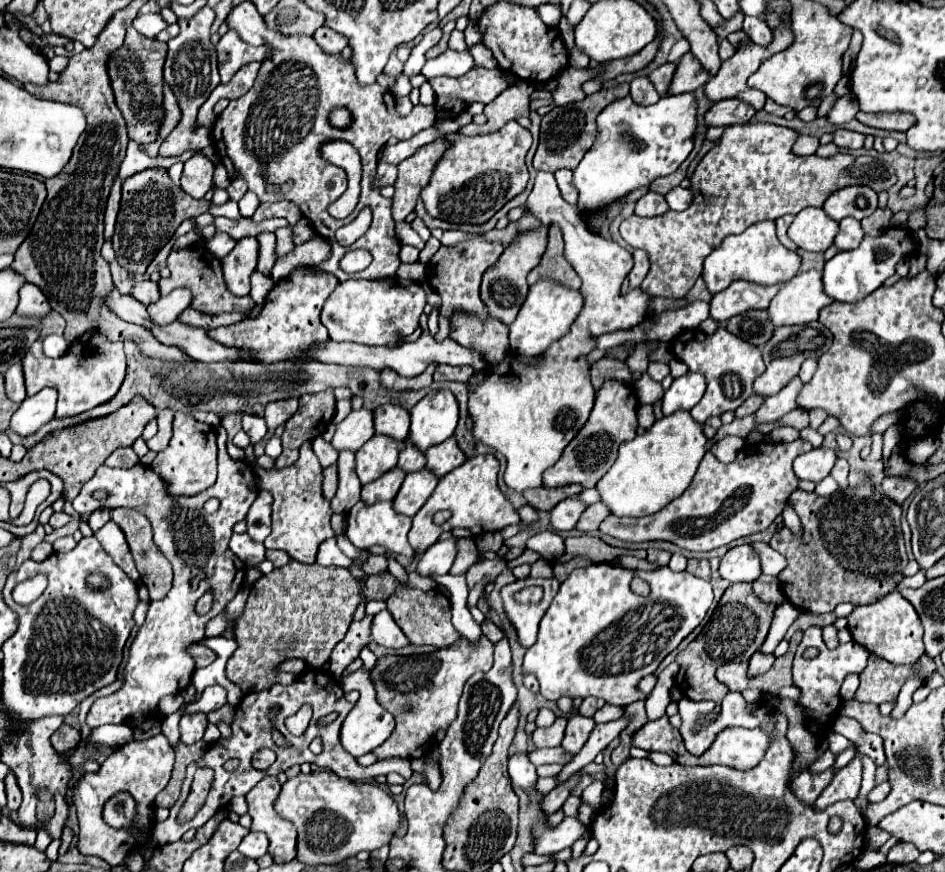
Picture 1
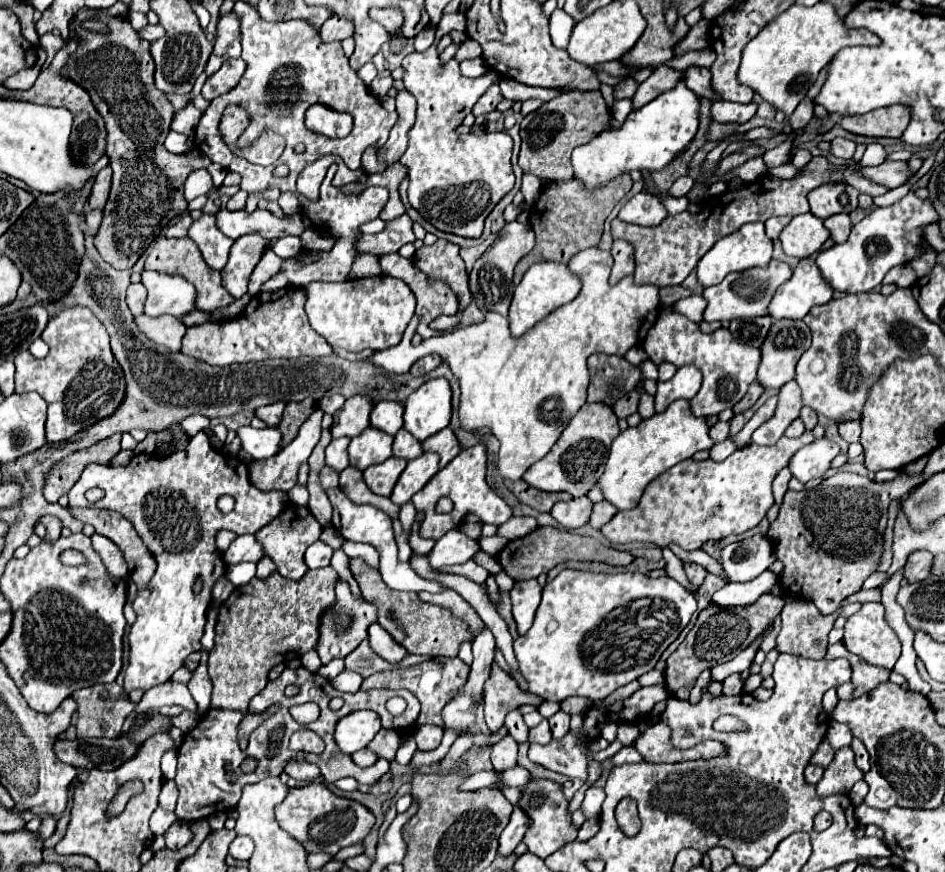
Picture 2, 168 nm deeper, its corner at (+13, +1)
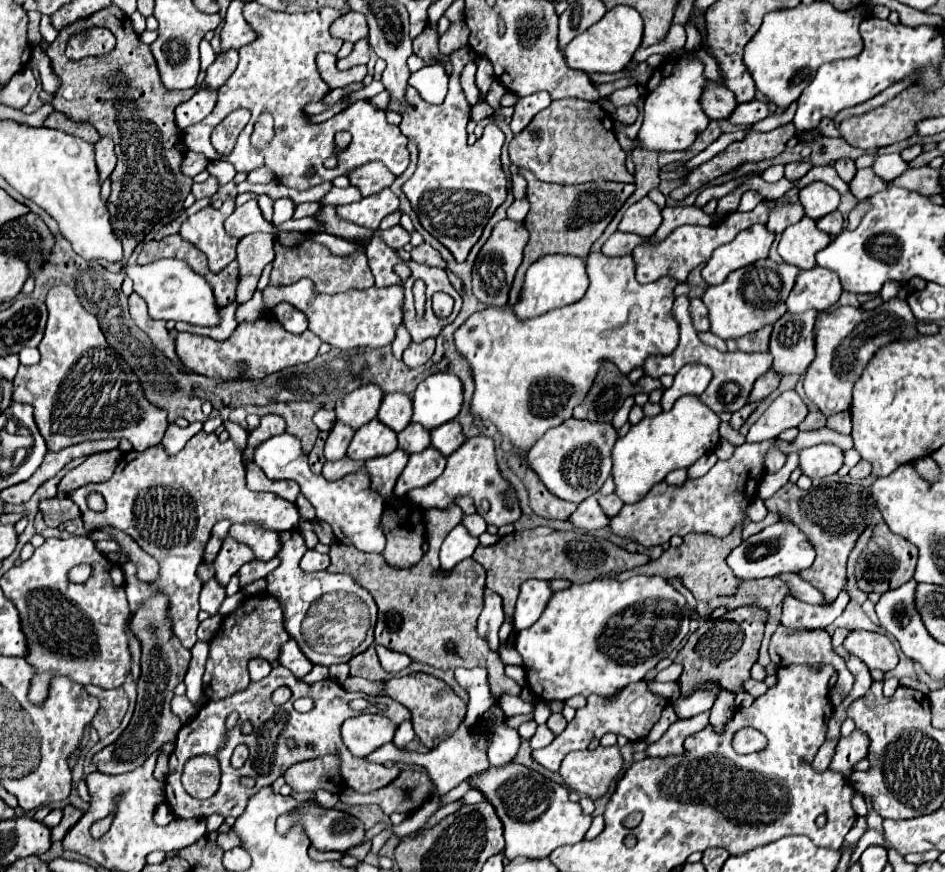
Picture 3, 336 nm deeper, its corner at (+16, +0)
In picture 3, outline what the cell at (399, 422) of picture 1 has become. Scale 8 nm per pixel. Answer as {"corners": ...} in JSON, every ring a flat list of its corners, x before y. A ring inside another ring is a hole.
{"corners":[[386,394,378,412,378,420,390,426,394,432,402,432,410,424,412,398,408,394]]}

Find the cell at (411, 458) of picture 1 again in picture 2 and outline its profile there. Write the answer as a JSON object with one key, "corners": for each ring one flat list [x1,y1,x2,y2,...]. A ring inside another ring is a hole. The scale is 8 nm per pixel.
{"corners":[[399,429,395,435,395,441,393,441,393,455,409,461,409,459,419,457,421,453,423,453,421,443,411,433,407,433,405,429]]}

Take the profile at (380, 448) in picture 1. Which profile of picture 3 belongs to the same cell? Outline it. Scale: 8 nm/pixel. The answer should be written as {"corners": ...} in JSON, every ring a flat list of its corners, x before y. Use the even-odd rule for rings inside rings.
{"corners":[[372,420,356,430,348,456,352,460,370,460,376,456,384,456,396,450,396,432,382,424,380,420]]}

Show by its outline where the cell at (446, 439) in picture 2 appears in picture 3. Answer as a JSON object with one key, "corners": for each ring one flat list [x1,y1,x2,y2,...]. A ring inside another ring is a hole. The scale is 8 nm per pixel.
{"corners":[[450,420,450,422,442,424,440,428,432,430,430,434,432,434,432,446,436,450,440,450,444,456,450,456,466,440,464,434,462,434,462,426,460,426,458,420]]}

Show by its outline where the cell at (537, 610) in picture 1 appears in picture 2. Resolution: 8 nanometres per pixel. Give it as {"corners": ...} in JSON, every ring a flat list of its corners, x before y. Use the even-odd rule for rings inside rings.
{"corners":[[537,579,515,581,513,589,509,591,513,603,513,619,517,623,519,635,525,635,533,625,533,615,541,603,541,591,543,587,537,583]]}

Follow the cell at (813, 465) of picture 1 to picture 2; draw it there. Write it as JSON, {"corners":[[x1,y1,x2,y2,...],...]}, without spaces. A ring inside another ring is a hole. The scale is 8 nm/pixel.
{"corners":[[817,439,803,449,799,449,789,463,789,471,801,483,807,483,813,477,823,477,829,469,833,457,839,453,839,445,827,439]]}

